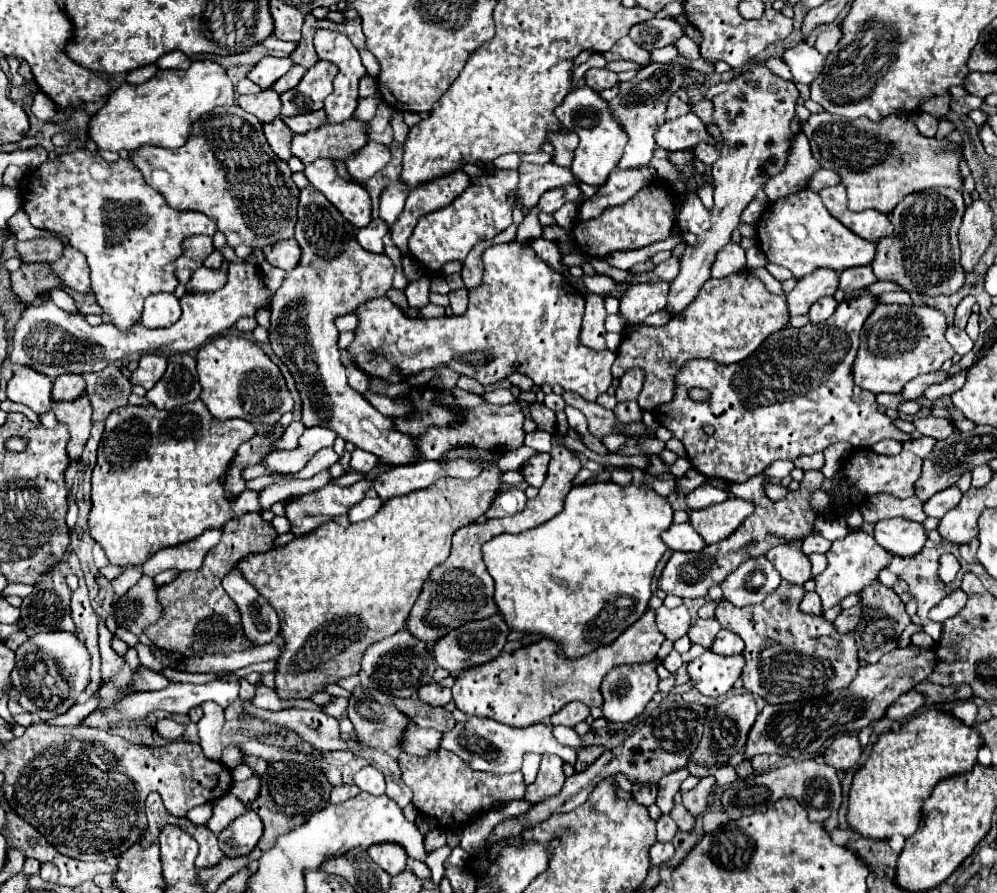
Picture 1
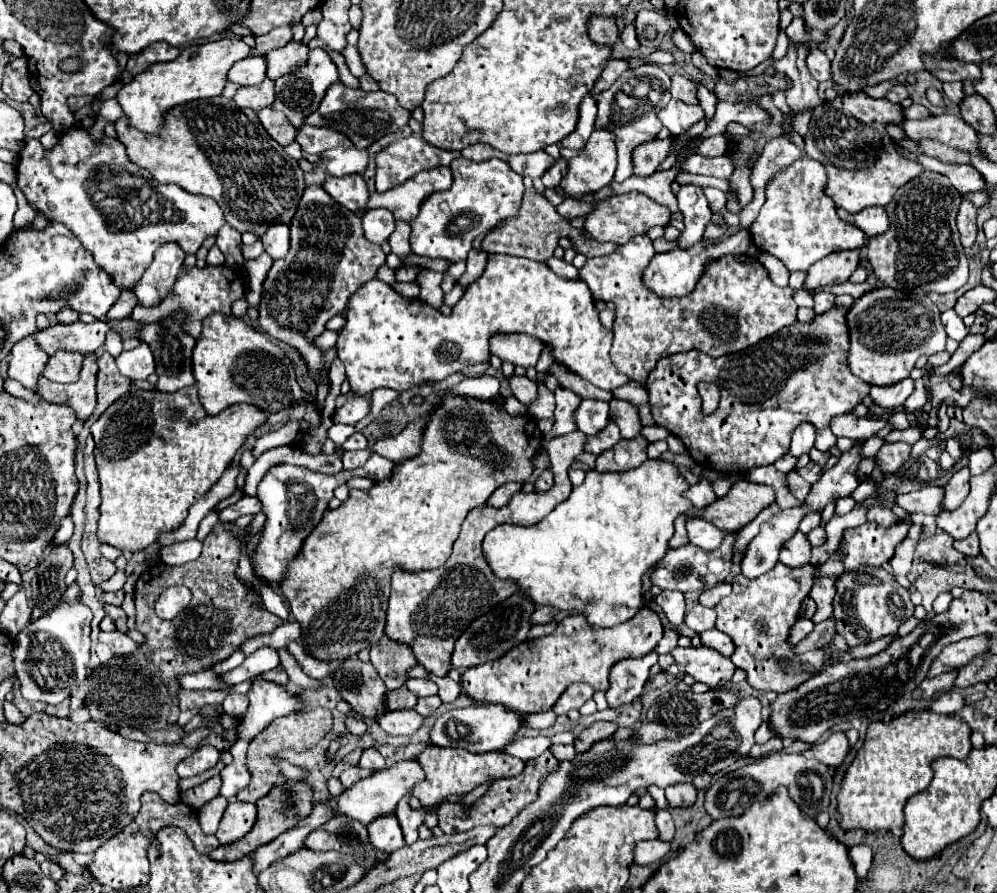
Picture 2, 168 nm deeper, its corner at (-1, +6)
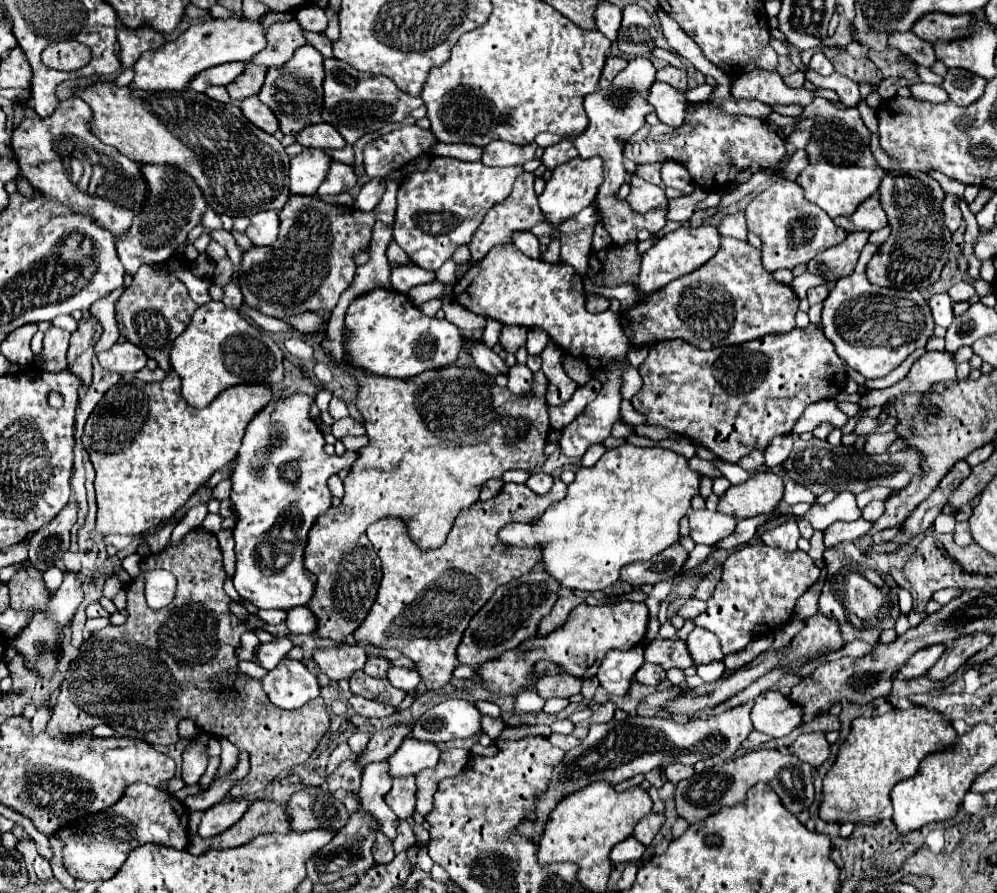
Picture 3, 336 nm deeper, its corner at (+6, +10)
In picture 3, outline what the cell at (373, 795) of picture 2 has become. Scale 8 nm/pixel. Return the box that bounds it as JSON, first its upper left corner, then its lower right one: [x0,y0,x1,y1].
[389,737,441,777]

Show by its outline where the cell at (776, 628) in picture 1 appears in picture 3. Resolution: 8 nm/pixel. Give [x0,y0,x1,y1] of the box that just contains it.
[695,543,821,655]

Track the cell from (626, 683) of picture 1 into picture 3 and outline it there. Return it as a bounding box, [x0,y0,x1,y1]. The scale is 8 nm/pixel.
[597,645,643,695]

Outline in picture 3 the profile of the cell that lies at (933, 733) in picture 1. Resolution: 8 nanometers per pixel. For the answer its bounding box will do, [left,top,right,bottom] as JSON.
[819,707,957,825]

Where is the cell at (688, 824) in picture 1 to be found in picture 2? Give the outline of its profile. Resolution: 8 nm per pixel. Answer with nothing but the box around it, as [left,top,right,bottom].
[666,785,696,809]

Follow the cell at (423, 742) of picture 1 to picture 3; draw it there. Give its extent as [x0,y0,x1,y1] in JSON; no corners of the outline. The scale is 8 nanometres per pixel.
[349,695,395,717]

